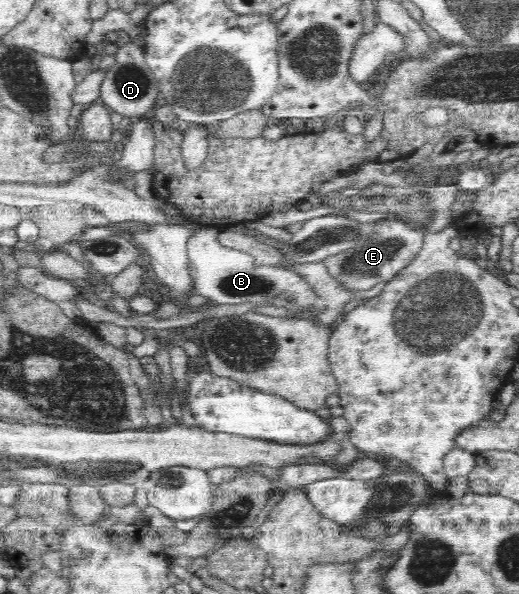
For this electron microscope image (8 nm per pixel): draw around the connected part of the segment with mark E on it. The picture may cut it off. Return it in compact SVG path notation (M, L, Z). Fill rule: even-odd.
M388 218L376 222L374 232L362 235L355 245L340 254L328 256L323 263L331 277L348 290L370 290L380 282L387 283L406 268L423 245L426 228L416 227L402 219Z

